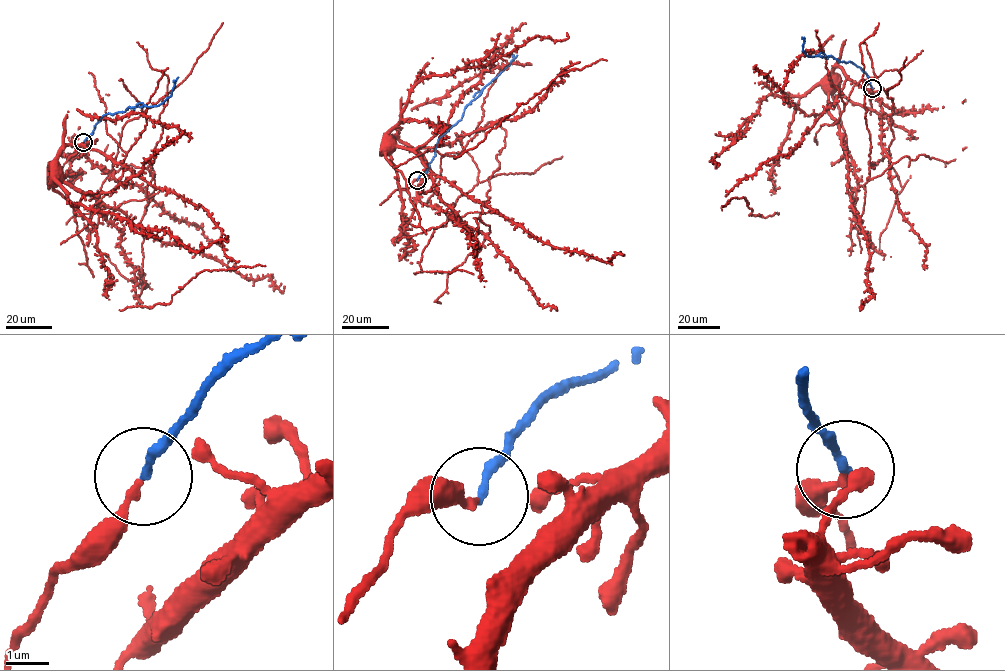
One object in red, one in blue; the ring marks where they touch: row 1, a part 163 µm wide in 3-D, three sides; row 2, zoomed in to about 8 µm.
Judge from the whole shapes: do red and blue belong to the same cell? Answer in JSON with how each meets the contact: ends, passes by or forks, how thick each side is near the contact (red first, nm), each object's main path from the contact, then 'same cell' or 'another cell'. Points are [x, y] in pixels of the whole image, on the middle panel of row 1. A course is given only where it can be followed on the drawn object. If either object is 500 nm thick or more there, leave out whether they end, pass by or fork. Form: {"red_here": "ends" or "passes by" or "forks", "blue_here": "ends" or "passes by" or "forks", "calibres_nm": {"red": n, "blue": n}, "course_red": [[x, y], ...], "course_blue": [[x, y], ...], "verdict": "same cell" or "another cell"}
{"red_here": "passes by", "blue_here": "ends", "calibres_nm": {"red": 120, "blue": 180}, "course_red": [[417, 180], [429, 174], [428, 164], [418, 152], [397, 138], [390, 138]], "course_blue": [[417, 180], [429, 166], [437, 141], [517, 55]], "verdict": "same cell"}

